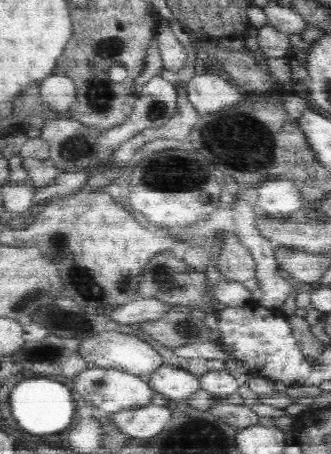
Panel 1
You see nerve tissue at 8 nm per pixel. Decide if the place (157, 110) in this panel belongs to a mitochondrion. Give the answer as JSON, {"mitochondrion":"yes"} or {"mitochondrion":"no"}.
{"mitochondrion":"yes"}

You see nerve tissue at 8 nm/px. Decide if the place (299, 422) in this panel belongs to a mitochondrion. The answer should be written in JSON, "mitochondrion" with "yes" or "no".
{"mitochondrion":"no"}

